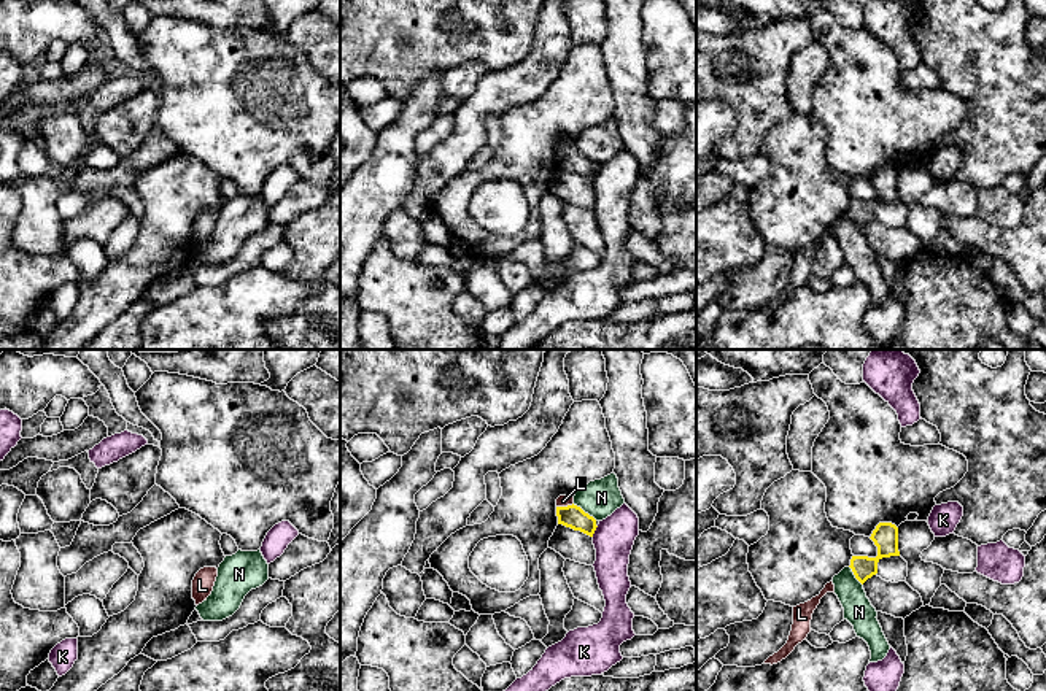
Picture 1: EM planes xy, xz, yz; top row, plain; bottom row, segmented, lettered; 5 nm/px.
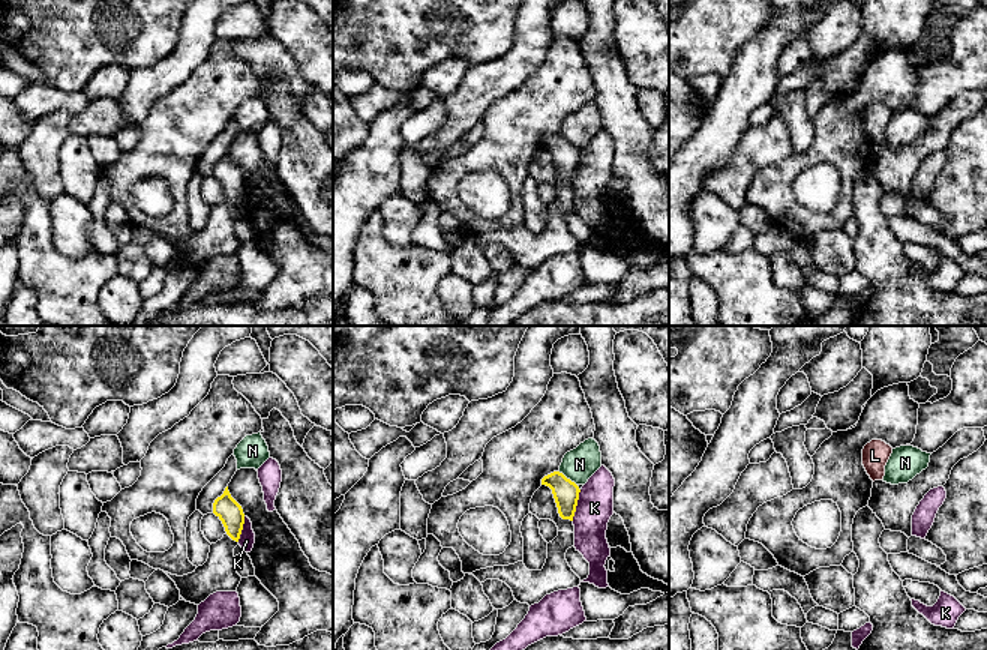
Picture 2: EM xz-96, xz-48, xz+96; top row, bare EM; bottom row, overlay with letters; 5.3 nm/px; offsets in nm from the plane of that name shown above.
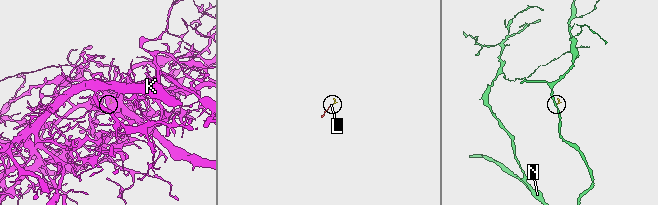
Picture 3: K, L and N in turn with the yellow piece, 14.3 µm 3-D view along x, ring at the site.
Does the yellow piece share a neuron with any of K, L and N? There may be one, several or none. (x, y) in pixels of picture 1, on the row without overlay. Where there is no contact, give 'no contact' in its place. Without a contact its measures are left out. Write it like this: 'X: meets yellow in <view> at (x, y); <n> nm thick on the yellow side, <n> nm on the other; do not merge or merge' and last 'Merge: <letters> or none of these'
K: meets yellow in xz at (595, 173); 120 nm thick on the yellow side, 200 nm on the other; do not merge
L: meets yellow in xz at (565, 151); 120 nm thick on the yellow side, 60 nm on the other; merge
N: meets yellow in xz at (584, 156); 120 nm thick on the yellow side, 190 nm on the other; do not merge
Merge: L

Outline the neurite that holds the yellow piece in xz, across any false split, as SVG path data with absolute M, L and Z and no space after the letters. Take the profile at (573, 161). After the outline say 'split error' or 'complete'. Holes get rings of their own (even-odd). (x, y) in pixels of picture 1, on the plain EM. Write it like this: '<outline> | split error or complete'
M560 140L556 143L556 160L558 168L580 175L590 181L593 181L598 172L596 164L577 151L572 140Z | split error

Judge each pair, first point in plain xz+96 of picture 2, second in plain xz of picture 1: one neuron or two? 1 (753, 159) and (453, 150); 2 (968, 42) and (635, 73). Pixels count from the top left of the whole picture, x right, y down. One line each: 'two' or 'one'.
1: one
2: two

